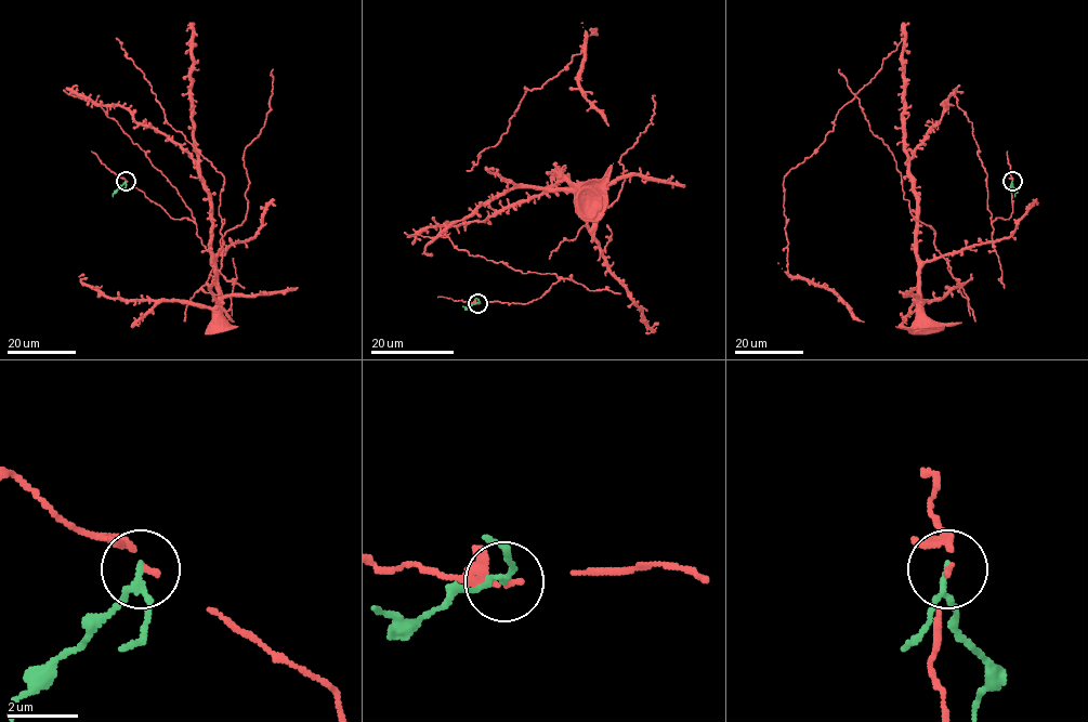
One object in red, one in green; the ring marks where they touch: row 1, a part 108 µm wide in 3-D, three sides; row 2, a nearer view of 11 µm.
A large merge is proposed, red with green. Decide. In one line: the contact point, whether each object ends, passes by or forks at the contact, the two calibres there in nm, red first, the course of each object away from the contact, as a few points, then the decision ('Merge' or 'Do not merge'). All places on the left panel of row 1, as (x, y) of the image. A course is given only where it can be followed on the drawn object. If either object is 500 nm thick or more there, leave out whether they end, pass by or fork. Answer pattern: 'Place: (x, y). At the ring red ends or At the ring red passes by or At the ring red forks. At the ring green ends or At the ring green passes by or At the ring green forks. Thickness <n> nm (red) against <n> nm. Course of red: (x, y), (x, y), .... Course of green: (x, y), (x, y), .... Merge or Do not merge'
Place: (126, 181). At the ring red ends. At the ring green passes by. Thickness 150 nm (red) against 140 nm. Course of red: (126, 181), (170, 217), (195, 220), (118, 122), (76, 94), (122, 106), (195, 161), (212, 223), (213, 319). Course of green: (126, 181), (113, 197). Do not merge

